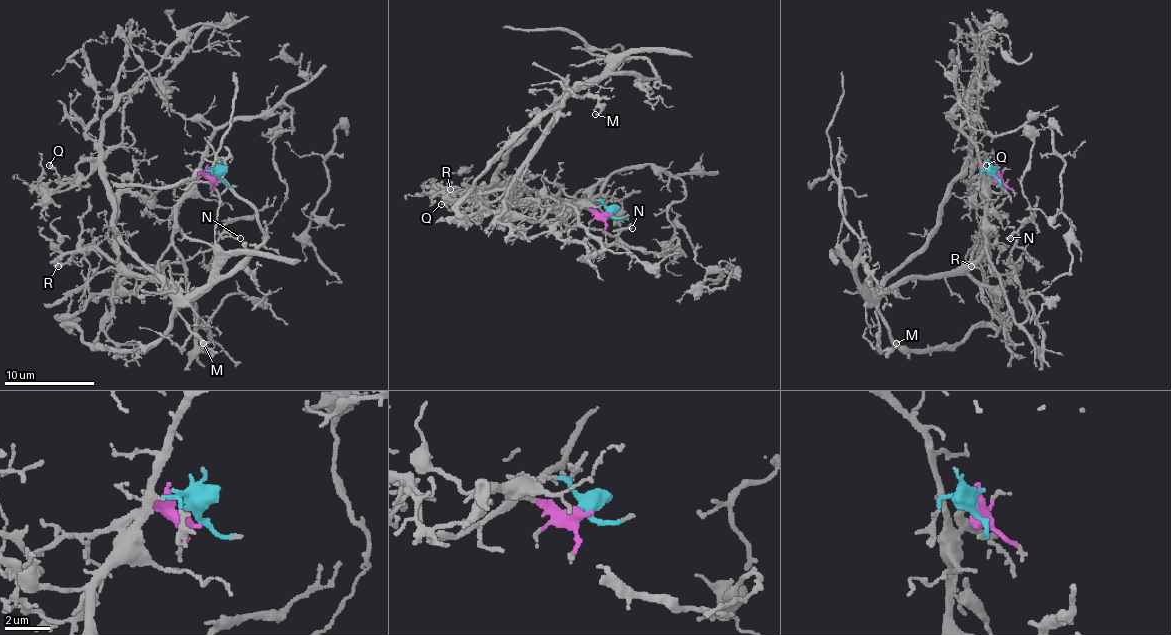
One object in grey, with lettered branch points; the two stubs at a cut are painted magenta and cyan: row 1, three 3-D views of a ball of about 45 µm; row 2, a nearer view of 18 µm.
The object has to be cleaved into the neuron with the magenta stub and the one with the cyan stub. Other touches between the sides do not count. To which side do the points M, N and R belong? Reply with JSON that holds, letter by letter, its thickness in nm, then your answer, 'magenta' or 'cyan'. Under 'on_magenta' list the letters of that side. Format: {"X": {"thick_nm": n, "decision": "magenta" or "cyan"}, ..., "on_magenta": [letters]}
{"M": {"thick_nm": 120, "decision": "magenta"}, "N": {"thick_nm": 170, "decision": "magenta"}, "R": {"thick_nm": 180, "decision": "magenta"}, "on_magenta": ["M", "N", "R"]}

